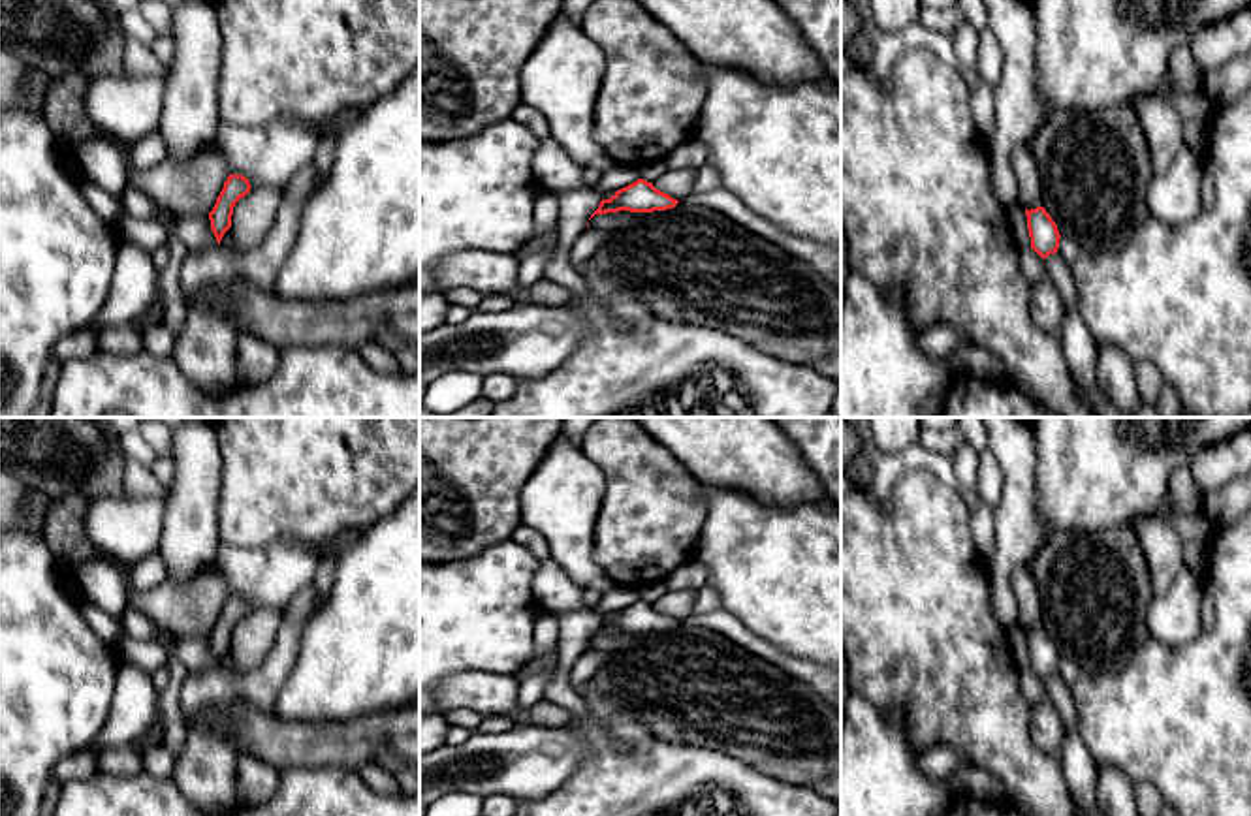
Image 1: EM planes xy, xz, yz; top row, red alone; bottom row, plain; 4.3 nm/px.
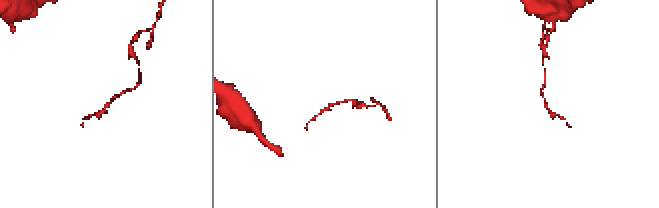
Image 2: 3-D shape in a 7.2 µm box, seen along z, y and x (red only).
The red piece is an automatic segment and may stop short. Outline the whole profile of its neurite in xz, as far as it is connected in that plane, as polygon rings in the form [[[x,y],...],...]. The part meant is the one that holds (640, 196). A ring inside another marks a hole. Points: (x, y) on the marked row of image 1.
[[[638,179],[636,182],[617,190],[610,199],[602,199],[598,209],[591,214],[606,214],[606,212],[653,212],[673,209],[679,201],[670,197],[668,194],[657,190],[653,182]]]

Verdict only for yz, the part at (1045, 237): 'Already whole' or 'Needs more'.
Already whole

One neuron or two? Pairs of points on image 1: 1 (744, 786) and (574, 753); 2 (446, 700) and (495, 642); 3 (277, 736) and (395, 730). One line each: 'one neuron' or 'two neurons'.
1: two neurons
2: two neurons
3: one neuron

